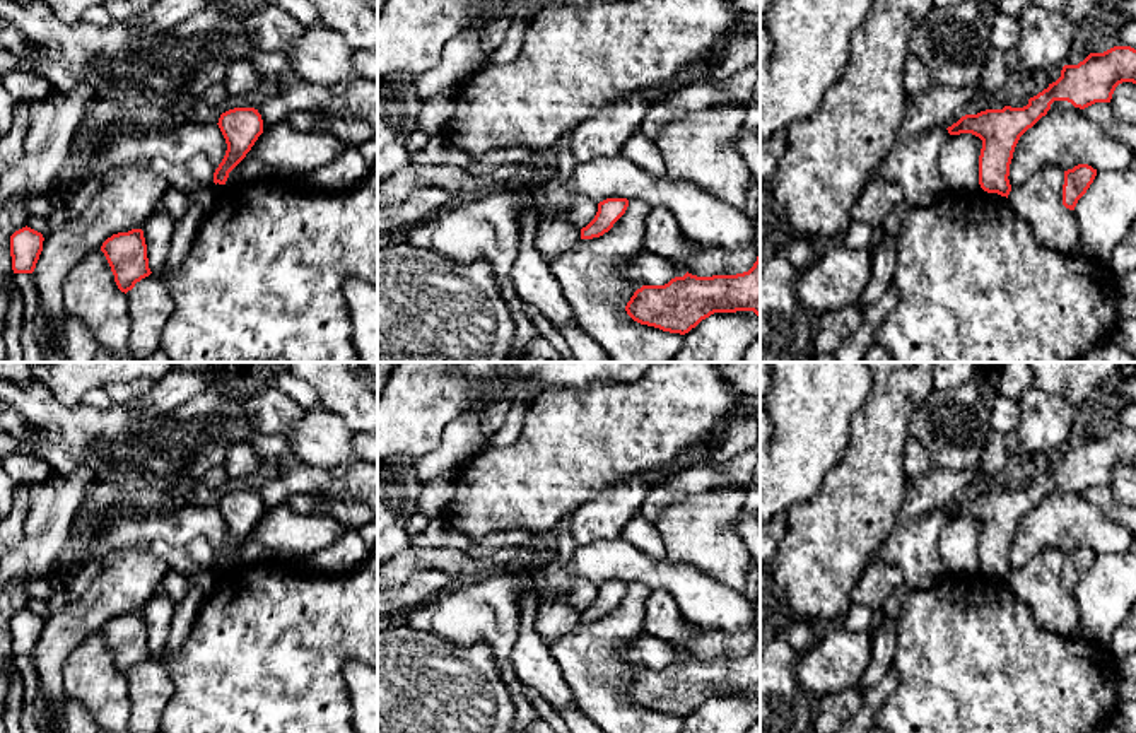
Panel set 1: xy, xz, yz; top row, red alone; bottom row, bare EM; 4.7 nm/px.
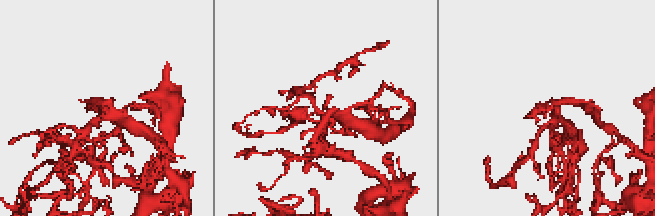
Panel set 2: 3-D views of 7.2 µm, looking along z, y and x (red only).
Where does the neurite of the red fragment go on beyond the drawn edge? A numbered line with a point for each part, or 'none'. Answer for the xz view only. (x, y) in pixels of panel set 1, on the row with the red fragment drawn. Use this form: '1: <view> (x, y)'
none

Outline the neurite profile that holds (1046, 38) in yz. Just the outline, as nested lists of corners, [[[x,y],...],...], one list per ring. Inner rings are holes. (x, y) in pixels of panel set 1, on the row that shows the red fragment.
[[[1037,5],[1023,9],[1016,19],[1020,38],[1015,50],[1020,68],[1045,70],[1068,65],[1078,24]]]

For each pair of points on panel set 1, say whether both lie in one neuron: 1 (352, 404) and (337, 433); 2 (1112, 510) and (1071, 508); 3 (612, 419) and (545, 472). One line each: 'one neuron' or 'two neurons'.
1: two neurons
2: two neurons
3: one neuron

